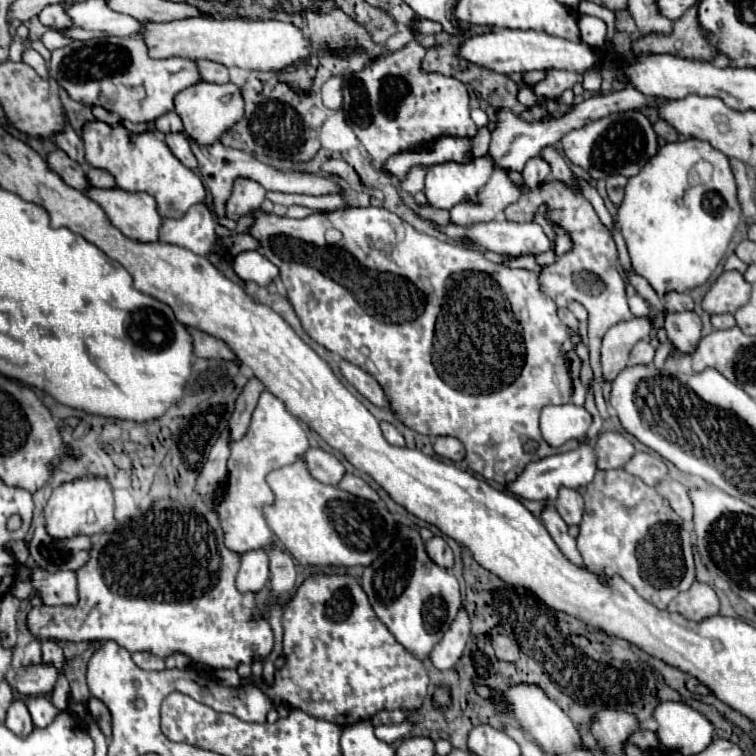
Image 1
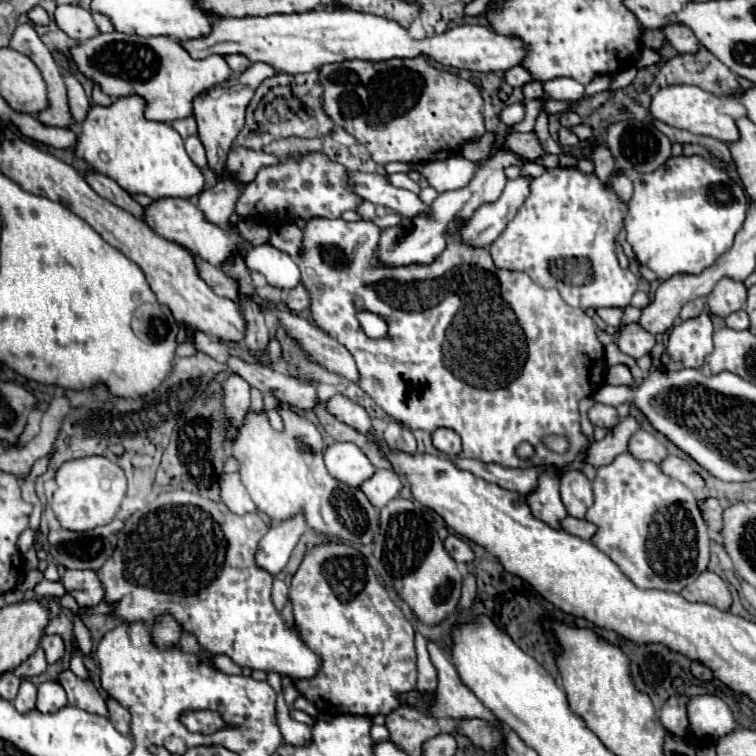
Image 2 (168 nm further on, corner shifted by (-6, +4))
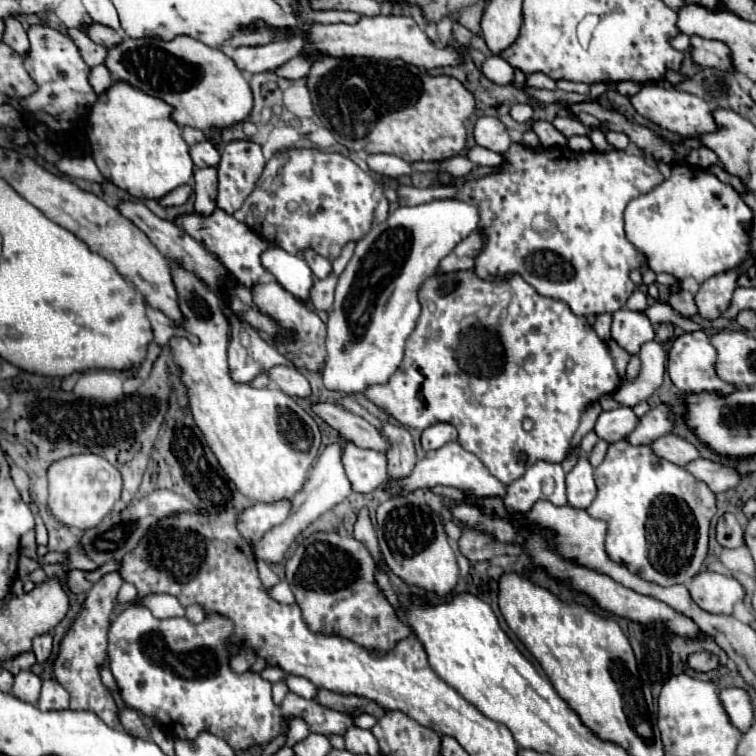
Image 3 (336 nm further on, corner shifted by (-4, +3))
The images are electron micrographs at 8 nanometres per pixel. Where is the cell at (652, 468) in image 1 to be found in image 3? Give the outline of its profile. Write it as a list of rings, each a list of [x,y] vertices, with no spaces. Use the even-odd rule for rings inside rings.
[[[697,458],[695,462],[689,462],[687,466],[683,466],[689,474],[693,474],[695,478],[699,478],[701,482],[705,482],[709,486],[711,492],[725,492],[729,488],[735,488],[739,484],[739,474],[727,466],[709,462],[709,460],[701,460]]]

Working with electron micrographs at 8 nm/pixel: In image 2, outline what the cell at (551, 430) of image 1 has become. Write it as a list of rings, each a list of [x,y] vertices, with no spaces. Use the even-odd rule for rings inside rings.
[[[595,403],[589,409],[589,419],[591,419],[591,423],[595,427],[601,425],[603,429],[613,429],[619,423],[617,409],[615,407],[609,407],[609,405],[603,405],[603,403]]]

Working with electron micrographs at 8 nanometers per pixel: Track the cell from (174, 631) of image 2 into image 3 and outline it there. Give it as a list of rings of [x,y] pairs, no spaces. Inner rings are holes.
[[[151,594],[147,598],[141,600],[143,606],[147,606],[155,616],[159,618],[167,618],[167,616],[183,616],[185,610],[181,608],[181,604],[177,602],[177,598],[169,596],[169,594]]]

